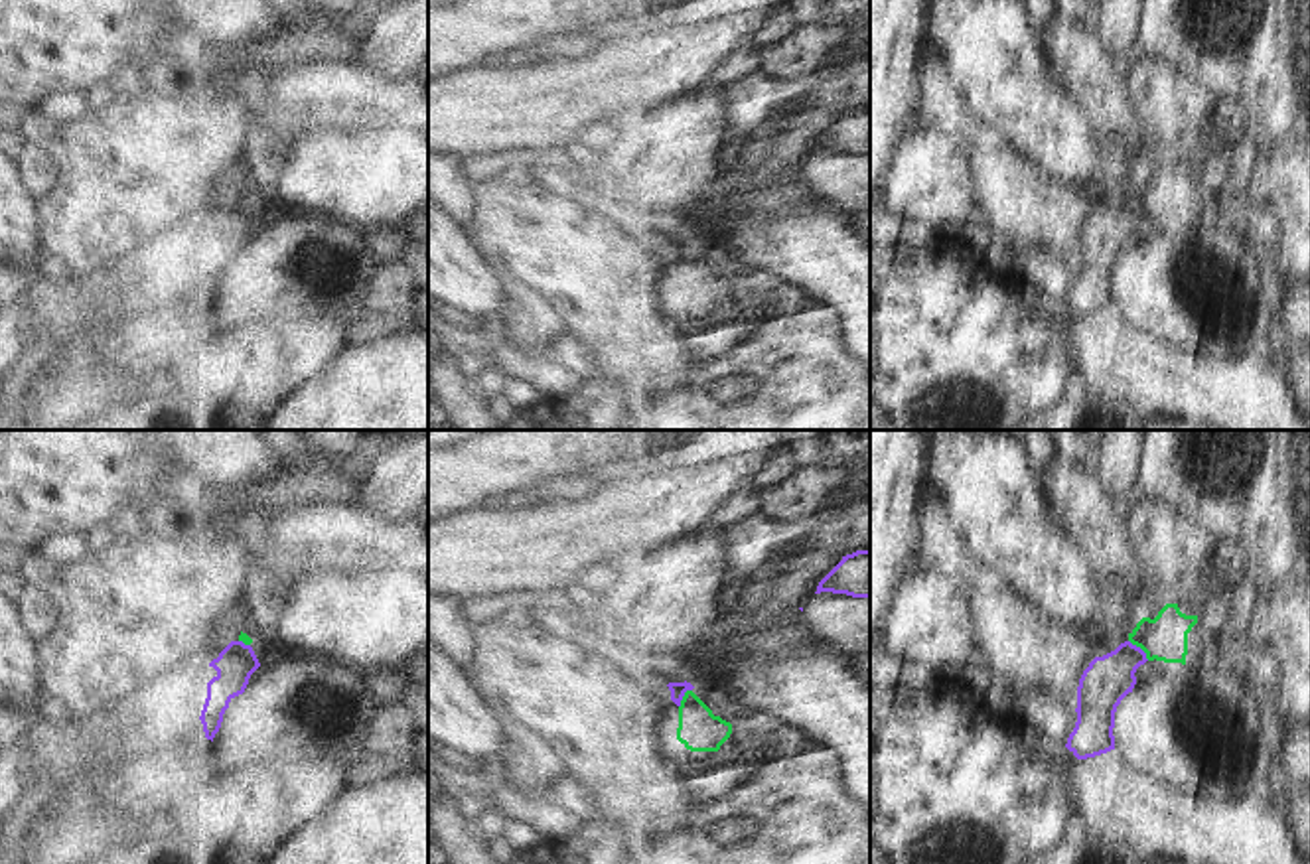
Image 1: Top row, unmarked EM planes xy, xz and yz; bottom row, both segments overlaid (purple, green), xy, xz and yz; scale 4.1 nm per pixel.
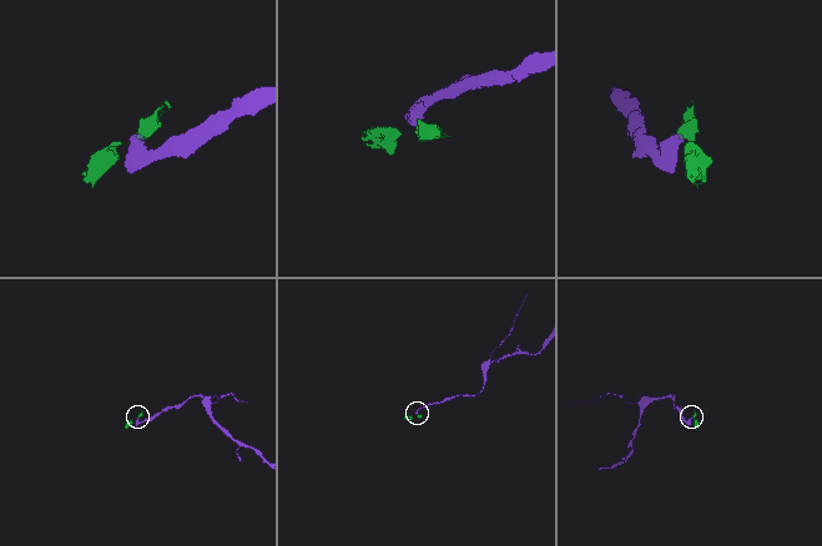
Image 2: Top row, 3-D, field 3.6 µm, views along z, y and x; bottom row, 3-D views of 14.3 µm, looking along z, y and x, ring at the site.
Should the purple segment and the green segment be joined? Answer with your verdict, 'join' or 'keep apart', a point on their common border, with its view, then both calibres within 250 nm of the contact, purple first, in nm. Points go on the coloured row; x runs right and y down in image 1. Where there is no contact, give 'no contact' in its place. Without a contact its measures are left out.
keep apart; contact yz (1141, 649); calibres 200 and 190 nm

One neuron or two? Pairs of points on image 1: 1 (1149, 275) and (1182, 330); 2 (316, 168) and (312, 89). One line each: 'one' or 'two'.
1: one
2: two

